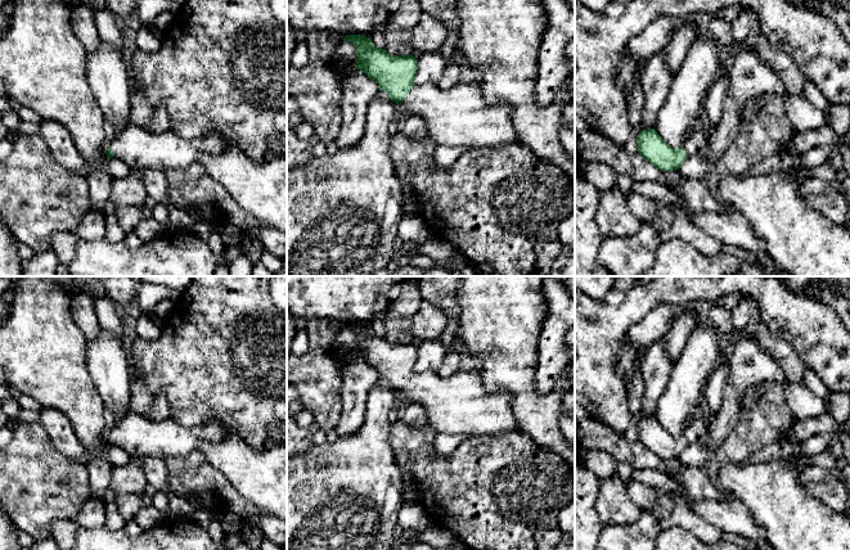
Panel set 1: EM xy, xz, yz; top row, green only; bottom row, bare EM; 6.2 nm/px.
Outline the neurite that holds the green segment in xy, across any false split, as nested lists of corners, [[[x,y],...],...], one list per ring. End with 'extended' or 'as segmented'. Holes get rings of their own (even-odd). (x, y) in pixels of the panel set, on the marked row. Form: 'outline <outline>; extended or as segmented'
outline [[[132,122],[117,131],[116,138],[108,143],[107,158],[121,159],[132,172],[143,170],[167,171],[170,168],[184,170],[198,161],[199,153],[219,154],[229,143],[215,129],[203,134],[199,139],[185,140],[171,130],[165,132],[150,132]]]; extended

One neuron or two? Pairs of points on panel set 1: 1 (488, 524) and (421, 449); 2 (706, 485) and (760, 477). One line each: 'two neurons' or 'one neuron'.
1: one neuron
2: two neurons

